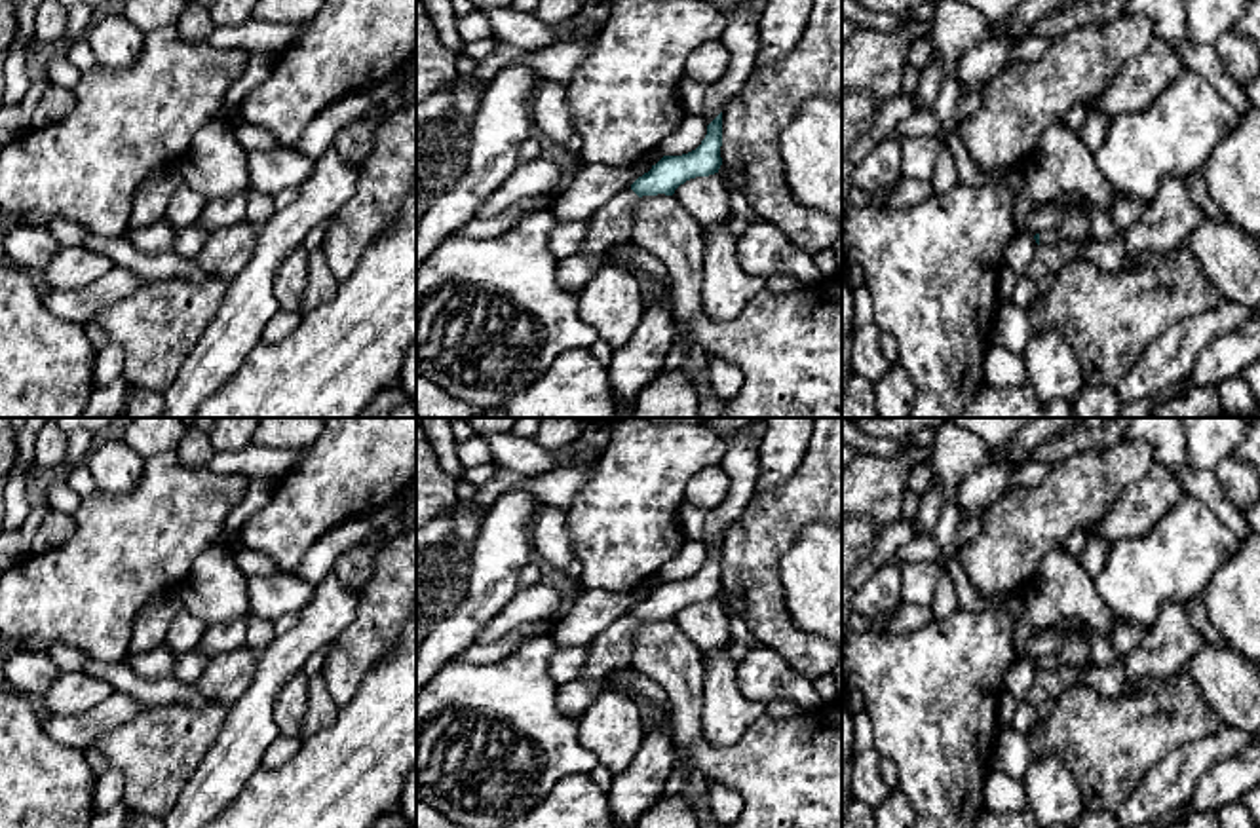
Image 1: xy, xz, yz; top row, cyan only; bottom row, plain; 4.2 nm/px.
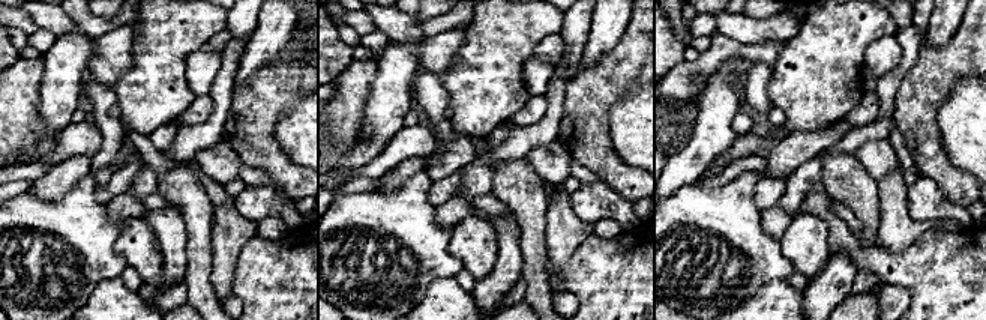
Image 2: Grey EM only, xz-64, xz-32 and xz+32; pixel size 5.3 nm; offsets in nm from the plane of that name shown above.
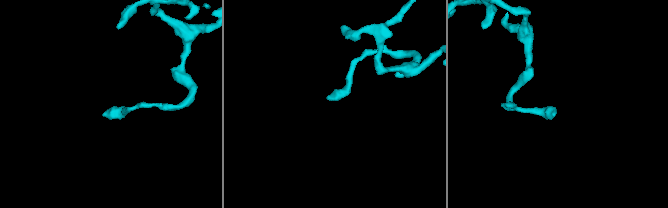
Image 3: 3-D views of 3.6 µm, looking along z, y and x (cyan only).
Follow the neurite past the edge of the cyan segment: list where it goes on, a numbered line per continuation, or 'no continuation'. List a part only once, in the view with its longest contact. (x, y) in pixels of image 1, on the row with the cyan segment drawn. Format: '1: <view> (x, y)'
1: xz (614, 221)

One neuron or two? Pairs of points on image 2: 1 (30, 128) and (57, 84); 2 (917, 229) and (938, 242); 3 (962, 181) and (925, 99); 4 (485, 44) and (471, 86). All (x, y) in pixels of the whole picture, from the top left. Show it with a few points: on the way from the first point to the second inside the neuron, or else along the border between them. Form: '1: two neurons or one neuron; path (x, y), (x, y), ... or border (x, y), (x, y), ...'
1: two neurons; border (39, 81), (36, 114), (50, 131), (59, 132)
2: two neurons; border (935, 227), (923, 232), (905, 250), (896, 253)
3: one neuron; path (941, 166), (926, 149), (925, 120)
4: one neuron; path (485, 54), (485, 72), (482, 75)

